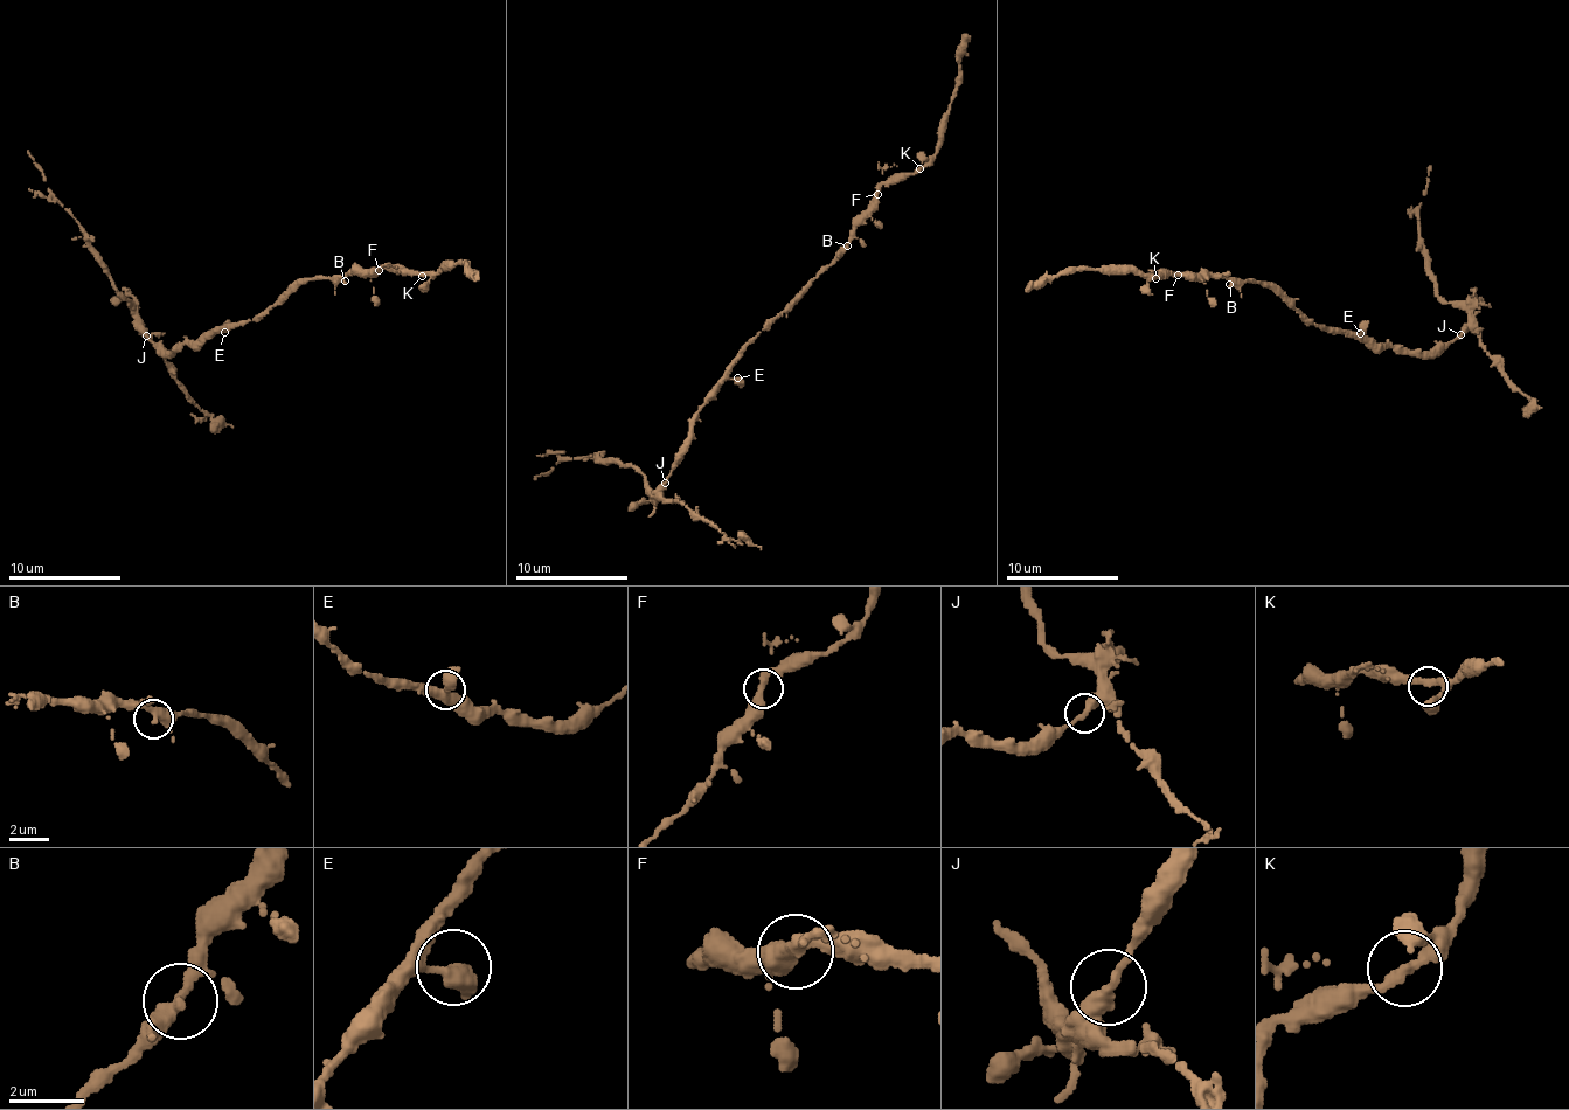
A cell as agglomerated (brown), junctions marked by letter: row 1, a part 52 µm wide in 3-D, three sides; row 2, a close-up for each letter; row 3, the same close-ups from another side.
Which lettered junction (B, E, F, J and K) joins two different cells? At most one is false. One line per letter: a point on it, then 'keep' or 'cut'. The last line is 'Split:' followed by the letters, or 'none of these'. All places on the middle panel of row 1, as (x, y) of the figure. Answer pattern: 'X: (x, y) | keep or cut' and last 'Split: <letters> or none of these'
B: (847, 245) | keep
E: (737, 377) | keep
F: (877, 194) | keep
J: (665, 483) | cut
K: (920, 168) | keep
Split: J

